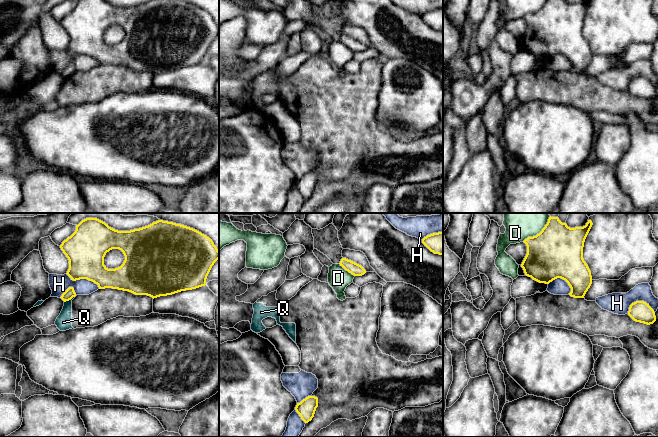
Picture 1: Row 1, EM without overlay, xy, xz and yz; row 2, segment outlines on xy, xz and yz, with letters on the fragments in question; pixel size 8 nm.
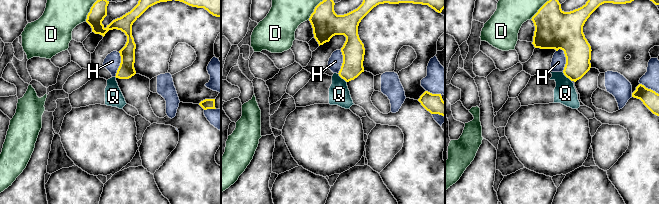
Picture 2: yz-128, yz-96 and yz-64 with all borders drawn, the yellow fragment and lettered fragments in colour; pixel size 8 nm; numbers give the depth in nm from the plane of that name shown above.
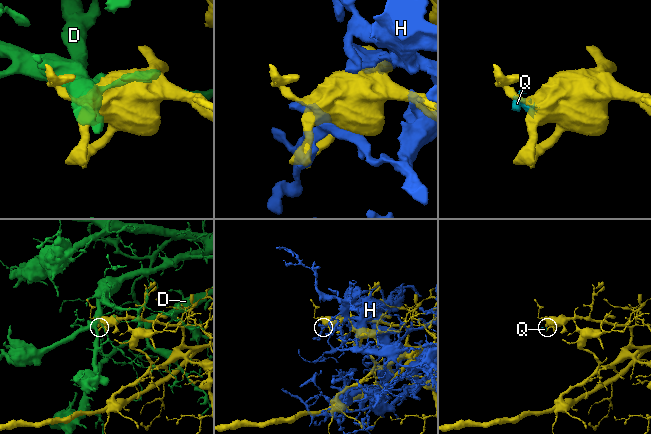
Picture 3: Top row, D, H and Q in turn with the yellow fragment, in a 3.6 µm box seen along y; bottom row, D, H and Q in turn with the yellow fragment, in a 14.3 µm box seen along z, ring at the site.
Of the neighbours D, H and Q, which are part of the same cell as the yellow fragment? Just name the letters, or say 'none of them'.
none of them

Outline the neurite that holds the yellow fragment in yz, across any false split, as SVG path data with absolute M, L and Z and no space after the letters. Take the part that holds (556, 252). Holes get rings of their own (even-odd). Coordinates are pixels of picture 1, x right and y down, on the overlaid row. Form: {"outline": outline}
{"outline": "M550 216L539 234L523 241L527 246L527 254L521 264L525 275L545 284L561 278L570 286L569 295L571 297L584 298L592 284L592 276L583 259L583 247L592 225L592 221L588 220L583 227L570 228L566 223L562 223L558 217Z"}

